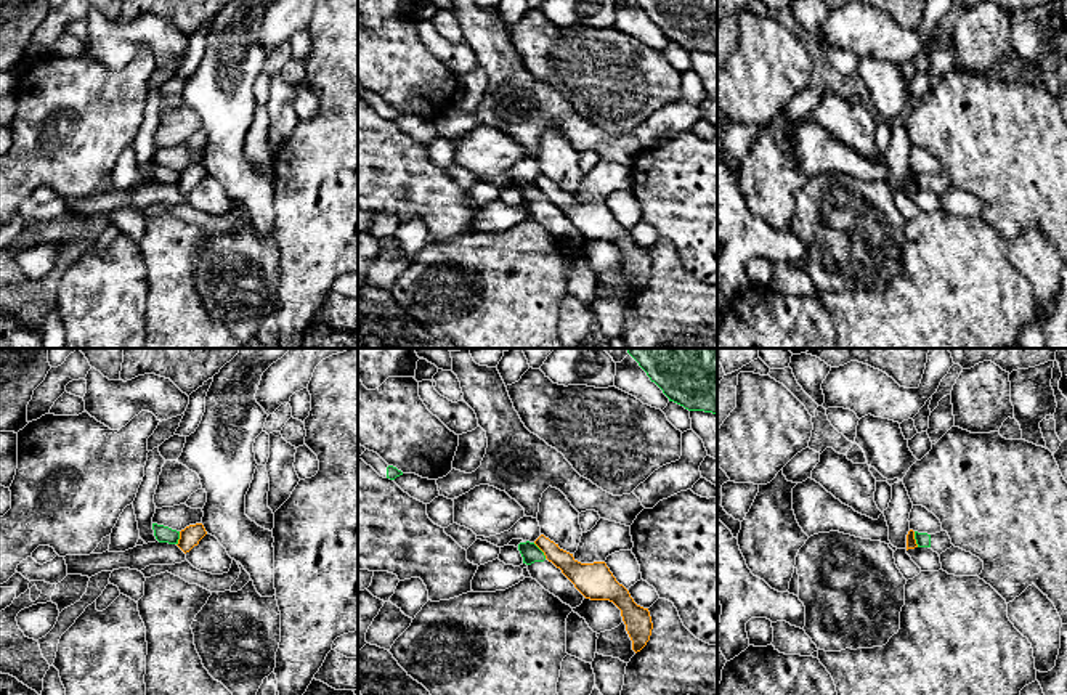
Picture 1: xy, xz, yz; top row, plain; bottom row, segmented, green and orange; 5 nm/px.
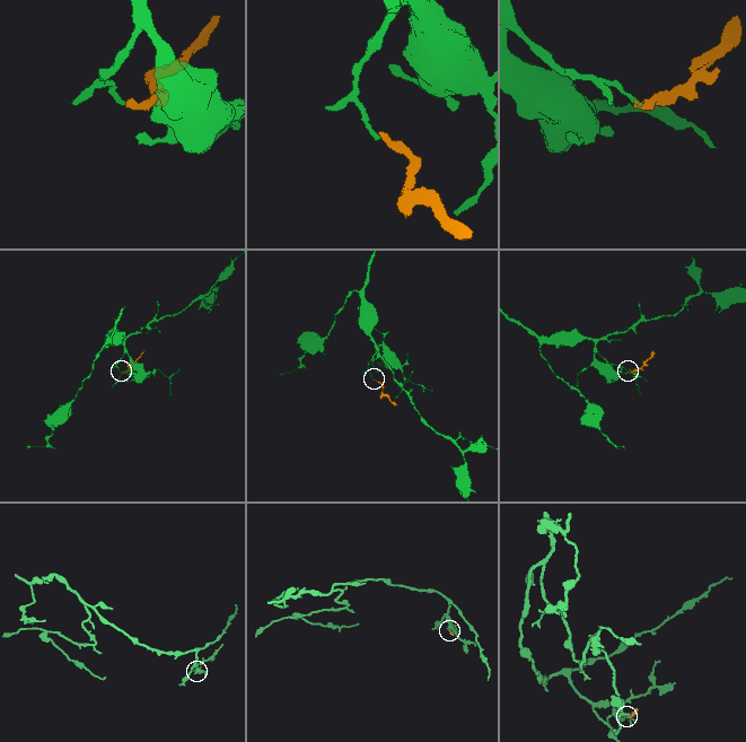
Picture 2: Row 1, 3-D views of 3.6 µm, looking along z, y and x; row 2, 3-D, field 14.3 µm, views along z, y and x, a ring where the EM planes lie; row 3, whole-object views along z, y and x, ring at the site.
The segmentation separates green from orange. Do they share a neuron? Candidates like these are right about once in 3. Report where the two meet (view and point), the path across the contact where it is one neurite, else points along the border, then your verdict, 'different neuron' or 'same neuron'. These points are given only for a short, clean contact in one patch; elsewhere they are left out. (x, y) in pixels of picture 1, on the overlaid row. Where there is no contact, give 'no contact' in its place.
contact xz (541, 551); border xz (533, 543), (546, 557); different neuron

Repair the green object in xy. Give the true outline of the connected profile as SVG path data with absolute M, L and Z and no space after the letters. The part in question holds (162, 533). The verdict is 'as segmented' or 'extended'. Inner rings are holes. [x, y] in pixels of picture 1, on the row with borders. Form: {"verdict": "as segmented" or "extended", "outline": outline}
{"verdict": "as segmented", "outline": "M152 523L154 536L159 543L178 544L180 531Z"}

